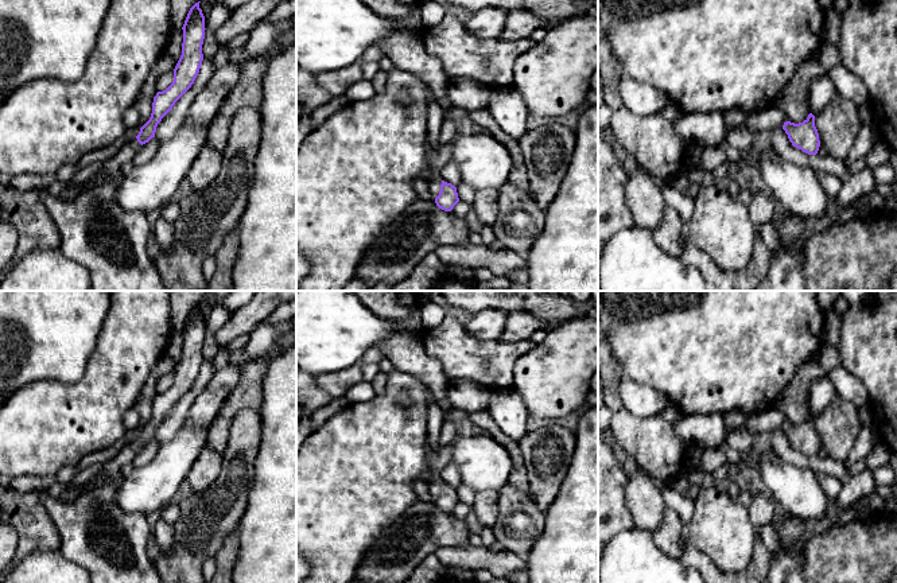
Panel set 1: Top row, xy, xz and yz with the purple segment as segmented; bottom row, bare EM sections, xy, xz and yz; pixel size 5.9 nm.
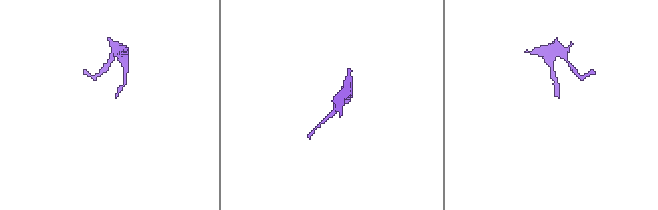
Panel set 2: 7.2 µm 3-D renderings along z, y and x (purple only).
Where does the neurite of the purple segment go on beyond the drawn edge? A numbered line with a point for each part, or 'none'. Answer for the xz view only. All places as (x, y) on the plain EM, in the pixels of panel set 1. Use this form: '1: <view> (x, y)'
1: xz (434, 482)

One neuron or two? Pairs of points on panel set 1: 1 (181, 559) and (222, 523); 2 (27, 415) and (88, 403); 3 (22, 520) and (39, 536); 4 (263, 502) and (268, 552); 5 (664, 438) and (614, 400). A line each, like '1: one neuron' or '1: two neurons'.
1: one neuron
2: one neuron
3: one neuron
4: one neuron
5: one neuron

